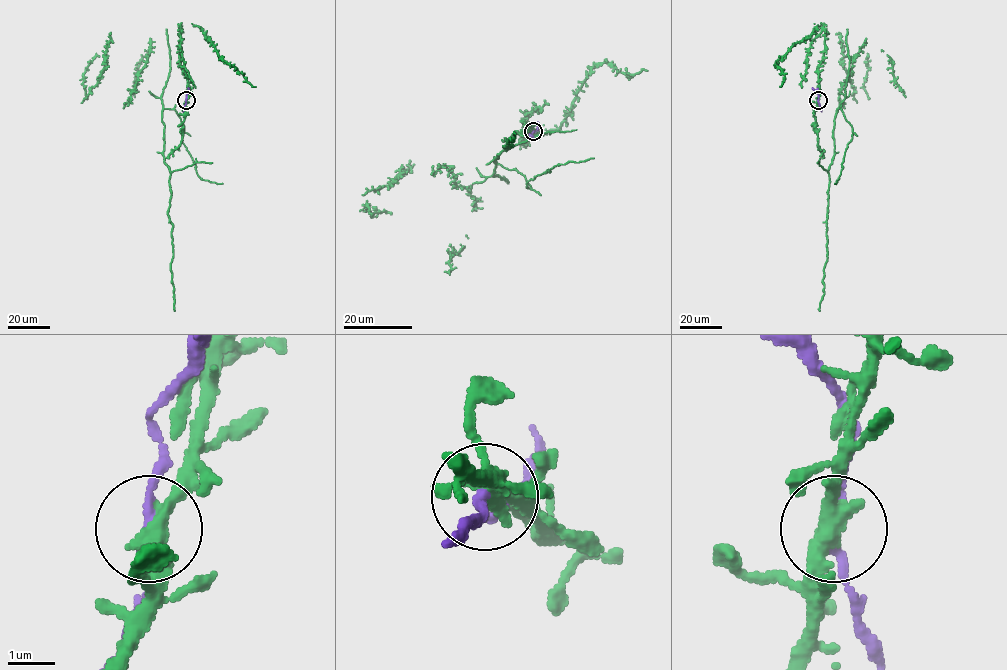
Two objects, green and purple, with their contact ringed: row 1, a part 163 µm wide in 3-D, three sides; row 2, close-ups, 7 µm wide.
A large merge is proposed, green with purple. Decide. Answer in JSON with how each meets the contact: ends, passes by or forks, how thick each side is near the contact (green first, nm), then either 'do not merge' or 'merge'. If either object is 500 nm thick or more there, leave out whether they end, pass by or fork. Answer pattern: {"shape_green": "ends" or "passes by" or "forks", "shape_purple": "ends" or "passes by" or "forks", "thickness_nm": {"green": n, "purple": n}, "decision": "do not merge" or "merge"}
{"shape_green": "passes by", "shape_purple": "passes by", "thickness_nm": {"green": 400, "purple": 180}, "decision": "do not merge"}

